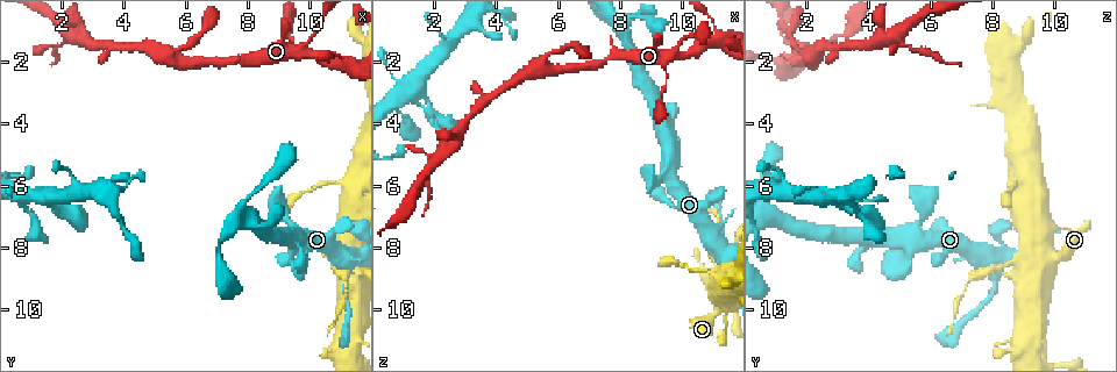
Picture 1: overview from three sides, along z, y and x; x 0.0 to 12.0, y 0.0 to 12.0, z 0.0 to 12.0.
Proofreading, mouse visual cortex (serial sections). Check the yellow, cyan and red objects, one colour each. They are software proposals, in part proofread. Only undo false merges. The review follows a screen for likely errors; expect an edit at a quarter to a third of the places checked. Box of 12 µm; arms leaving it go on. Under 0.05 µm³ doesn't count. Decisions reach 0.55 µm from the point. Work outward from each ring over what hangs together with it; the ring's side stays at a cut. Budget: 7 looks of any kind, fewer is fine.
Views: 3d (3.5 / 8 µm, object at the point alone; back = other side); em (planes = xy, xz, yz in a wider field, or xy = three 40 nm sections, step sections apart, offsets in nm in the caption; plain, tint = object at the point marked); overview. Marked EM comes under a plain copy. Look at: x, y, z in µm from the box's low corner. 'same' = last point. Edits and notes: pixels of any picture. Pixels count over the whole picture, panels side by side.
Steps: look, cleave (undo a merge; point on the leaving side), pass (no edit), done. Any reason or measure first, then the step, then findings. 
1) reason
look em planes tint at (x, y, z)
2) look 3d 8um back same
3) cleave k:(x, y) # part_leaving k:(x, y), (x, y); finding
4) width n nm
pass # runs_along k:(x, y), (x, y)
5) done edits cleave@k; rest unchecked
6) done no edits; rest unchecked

narrows sharply
look em xy step 3 tint at (11.0, 8.6, 8.5)

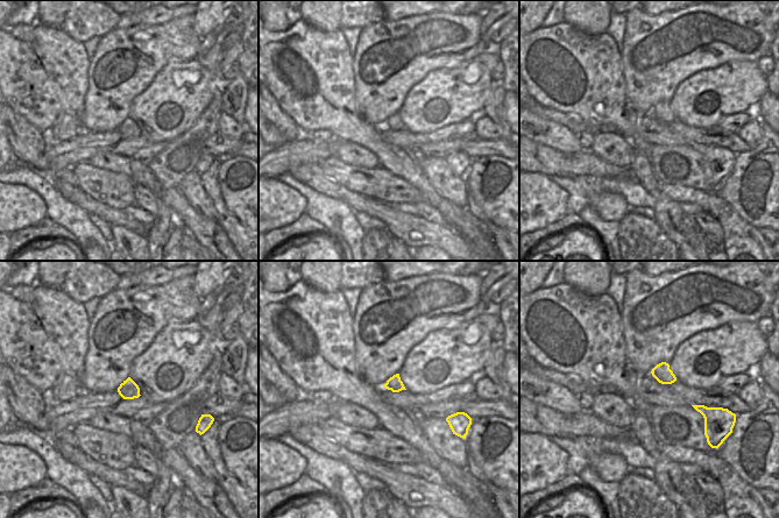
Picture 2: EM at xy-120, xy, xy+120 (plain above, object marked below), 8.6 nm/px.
look 3d 3.5um same

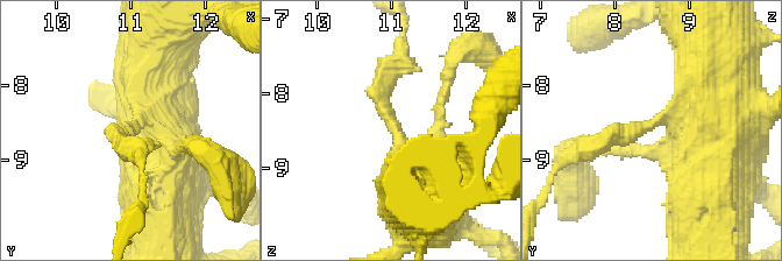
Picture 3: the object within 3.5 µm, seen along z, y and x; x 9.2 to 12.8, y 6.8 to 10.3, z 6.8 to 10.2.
arm_widths 200, 700 nm
cleave 3:(384, 92) # part_leaving 3:(392, 124), (381, 83), (403, 41); a second cell is stuck on

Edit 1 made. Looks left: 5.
abrupt turn
look 3d 8um at (11.2, 6.0, 9.0)

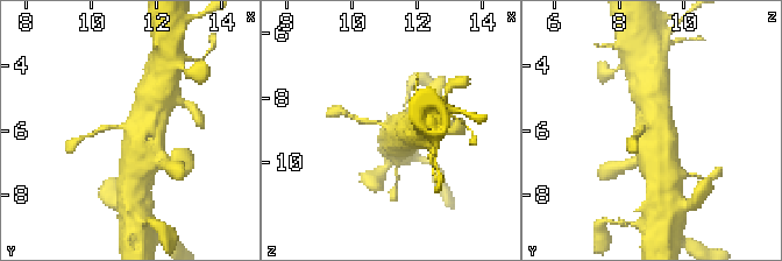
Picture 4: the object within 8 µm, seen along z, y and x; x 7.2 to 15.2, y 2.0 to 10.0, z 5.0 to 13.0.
zoom in
look 3d 3.5um at (11.3, 6.0, 9.0)

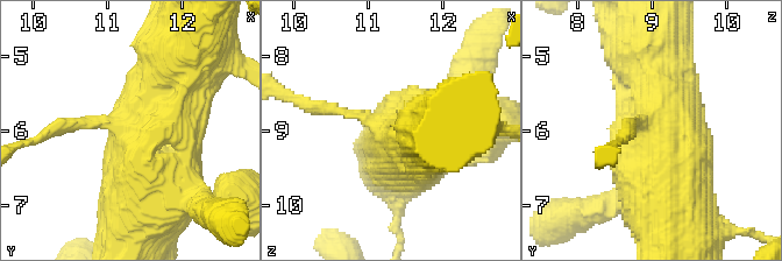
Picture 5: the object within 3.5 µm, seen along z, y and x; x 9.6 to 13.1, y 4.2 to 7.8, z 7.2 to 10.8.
need the tissue
look em xy step 2 tint at (11.30, 5.95, 9.05)

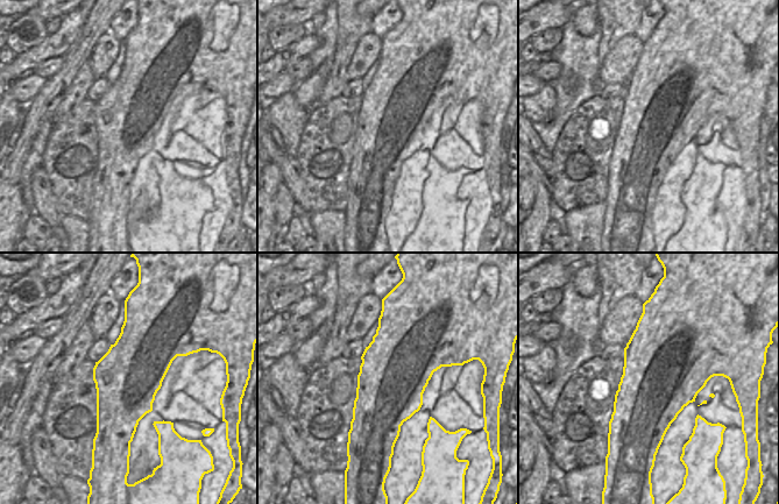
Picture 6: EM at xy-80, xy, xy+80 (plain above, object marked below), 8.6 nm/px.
pass # runs_along 5:(127, 207), (127, 157), (173, 68); one cell here

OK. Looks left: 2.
done edits cleave@3; rest unchecked

